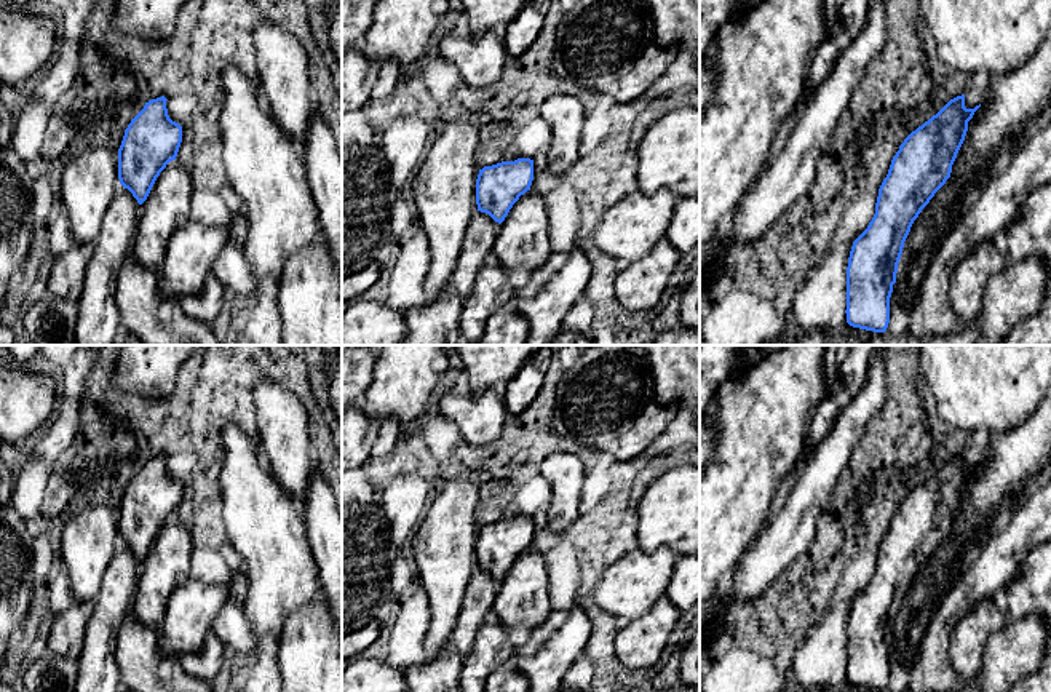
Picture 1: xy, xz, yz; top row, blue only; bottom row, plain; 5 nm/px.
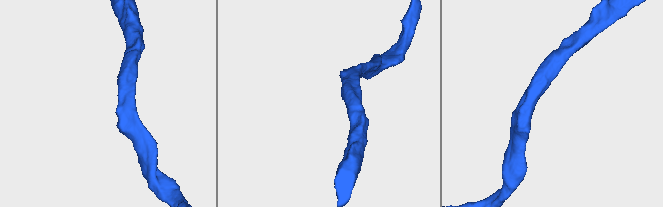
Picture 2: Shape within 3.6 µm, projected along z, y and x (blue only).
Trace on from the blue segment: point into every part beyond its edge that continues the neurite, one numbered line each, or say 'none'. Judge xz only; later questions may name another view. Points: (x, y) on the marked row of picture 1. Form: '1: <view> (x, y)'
none

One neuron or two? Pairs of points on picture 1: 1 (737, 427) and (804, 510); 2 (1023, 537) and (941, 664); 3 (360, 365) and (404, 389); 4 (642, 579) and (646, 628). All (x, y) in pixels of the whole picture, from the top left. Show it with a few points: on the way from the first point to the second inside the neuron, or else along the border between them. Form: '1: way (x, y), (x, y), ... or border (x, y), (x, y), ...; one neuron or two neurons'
1: border (807, 459), (793, 488), (767, 523); two neurons
2: way (991, 569), (949, 611), (939, 632); one neuron
3: way (371, 374), (384, 385), (393, 385); one neuron
4: way (642, 592), (646, 616); one neuron

